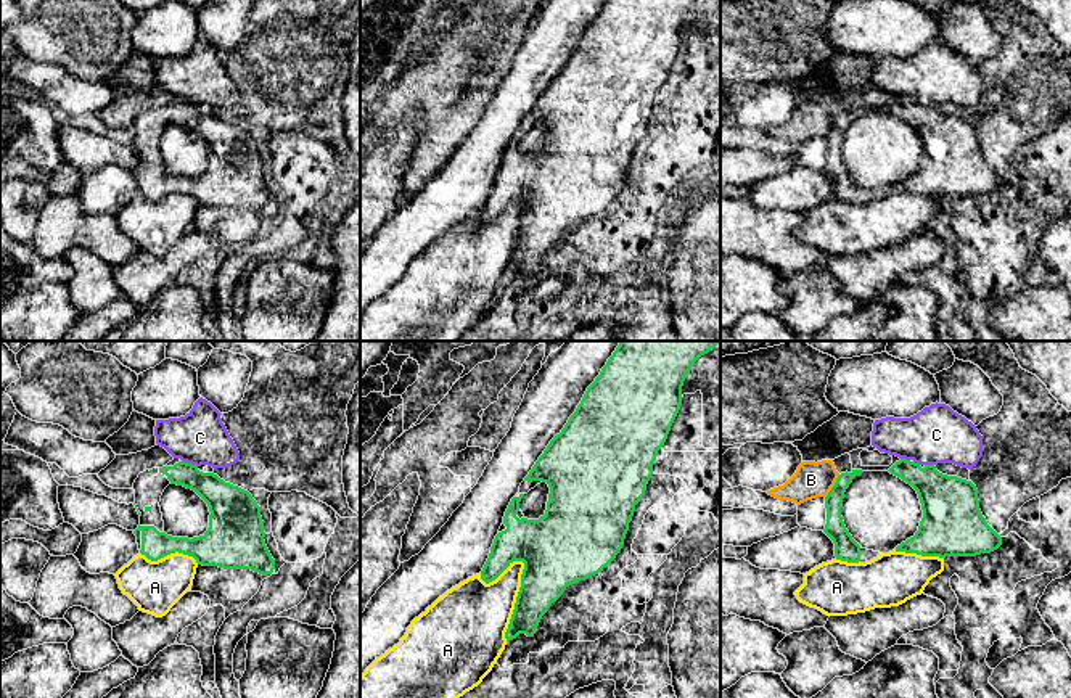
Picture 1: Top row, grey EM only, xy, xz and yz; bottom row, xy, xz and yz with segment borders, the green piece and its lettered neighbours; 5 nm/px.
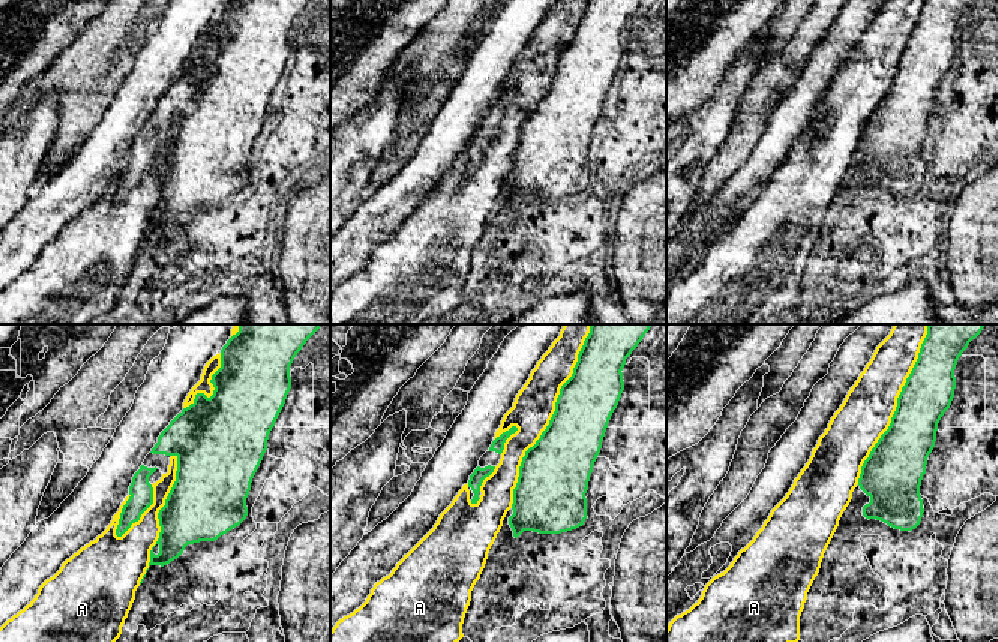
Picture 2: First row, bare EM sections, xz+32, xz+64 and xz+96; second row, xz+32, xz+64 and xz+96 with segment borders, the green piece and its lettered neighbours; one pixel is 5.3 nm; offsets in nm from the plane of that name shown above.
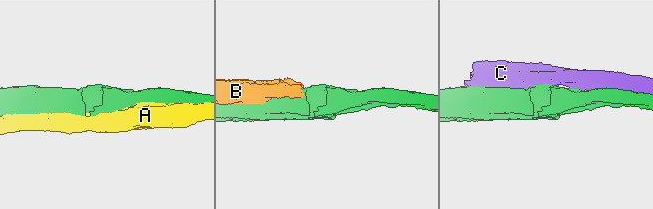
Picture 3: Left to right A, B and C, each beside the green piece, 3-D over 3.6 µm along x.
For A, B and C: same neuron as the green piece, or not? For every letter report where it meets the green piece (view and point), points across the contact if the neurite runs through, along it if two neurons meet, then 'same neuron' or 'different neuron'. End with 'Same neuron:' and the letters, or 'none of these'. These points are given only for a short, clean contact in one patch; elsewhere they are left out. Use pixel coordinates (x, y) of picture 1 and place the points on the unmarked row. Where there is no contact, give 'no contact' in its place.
A: xz (517, 240) | different neuron
B: yz (833, 126) | different neuron
C: xy (190, 103) | different neuron
Same neuron: none of these

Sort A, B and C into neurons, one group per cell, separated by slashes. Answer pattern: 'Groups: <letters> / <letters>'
Groups: A / B / C

